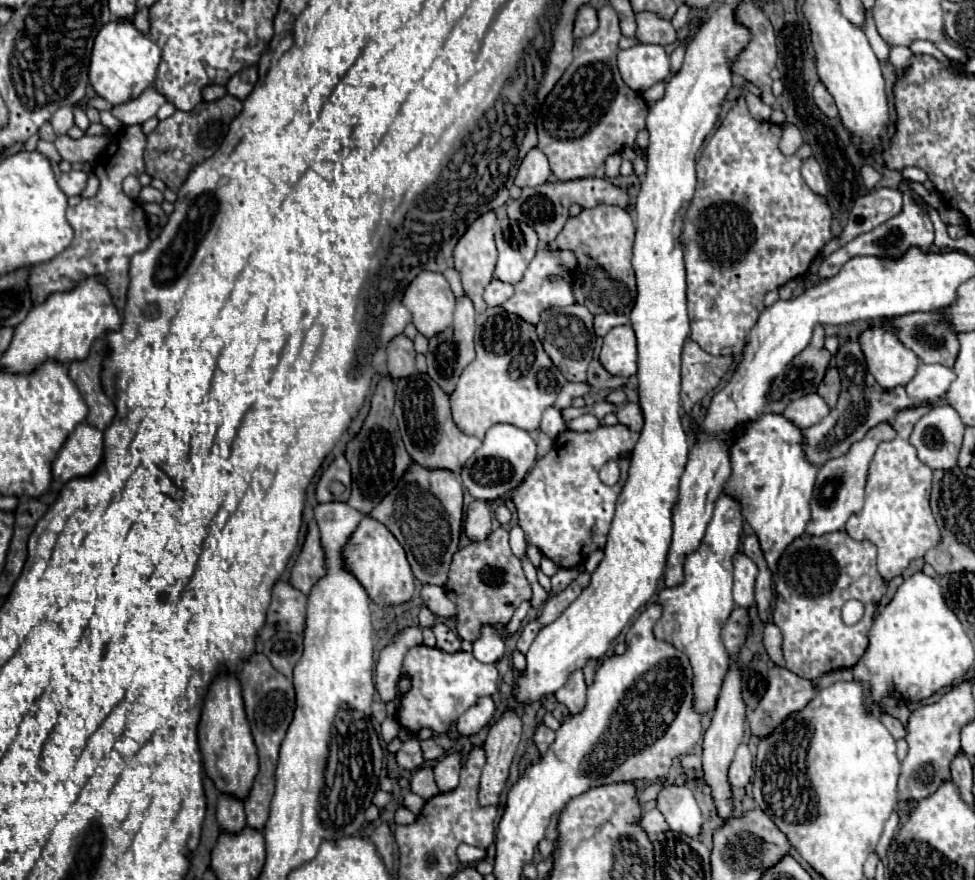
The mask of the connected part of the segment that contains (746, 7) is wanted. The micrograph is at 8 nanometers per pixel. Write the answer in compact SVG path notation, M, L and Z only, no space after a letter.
M740 1L738 7L736 7L736 11L734 11L734 19L736 19L740 25L744 25L746 29L750 29L752 39L750 39L750 43L738 53L738 57L736 57L736 61L734 61L734 65L732 65L732 71L738 73L738 75L742 75L744 79L752 81L752 83L762 91L760 99L762 99L766 105L772 105L775 101L775 96L772 95L772 89L770 89L770 87L772 87L770 69L776 65L774 29L772 29L768 17L764 15L764 11L762 11L756 3L752 3L752 1Z

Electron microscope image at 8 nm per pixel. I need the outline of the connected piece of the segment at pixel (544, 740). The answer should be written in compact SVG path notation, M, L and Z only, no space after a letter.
M540 723L534 733L534 741L536 741L536 747L540 753L544 753L544 749L548 749L548 745L552 745L552 737L554 737L554 731Z

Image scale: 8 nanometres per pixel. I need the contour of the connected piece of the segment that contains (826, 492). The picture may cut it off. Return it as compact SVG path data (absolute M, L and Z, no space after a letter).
M882 421L876 427L872 427L864 439L852 443L852 447L848 449L848 453L828 459L816 477L816 485L814 485L814 493L812 493L812 501L810 501L810 509L812 509L812 519L806 525L806 533L808 535L826 535L826 533L834 533L834 531L842 531L848 517L852 513L858 513L864 505L864 487L866 487L866 477L868 477L868 467L870 461L876 453L876 447L882 441L892 441L896 437L896 431L892 427L890 421Z

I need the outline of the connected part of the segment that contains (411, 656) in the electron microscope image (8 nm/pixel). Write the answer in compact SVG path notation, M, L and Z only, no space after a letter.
M418 645L412 647L406 653L406 663L404 669L408 669L408 673L412 673L412 689L408 691L408 697L404 697L404 705L400 709L400 717L398 723L410 731L420 731L422 727L430 727L436 733L448 731L448 727L470 707L474 705L480 697L484 695L494 695L498 689L498 669L496 665L486 665L480 663L472 653L466 651L458 651L458 653L444 653L436 647L426 647L426 645Z

